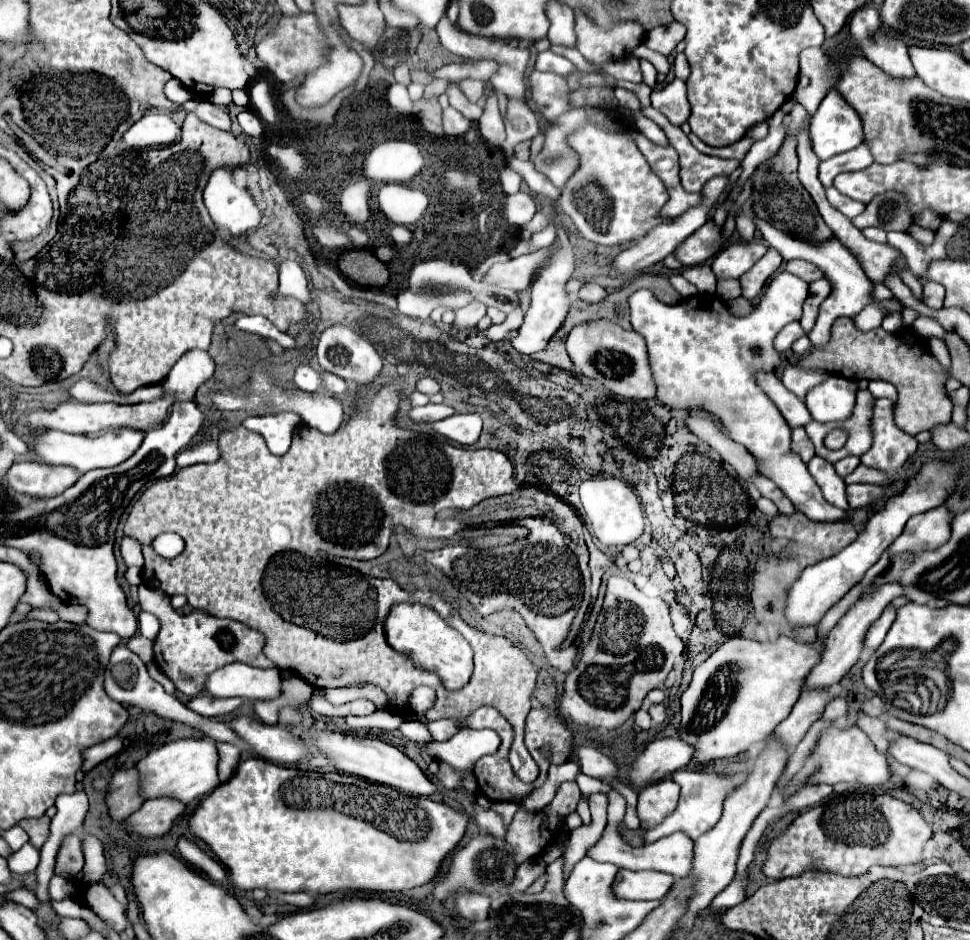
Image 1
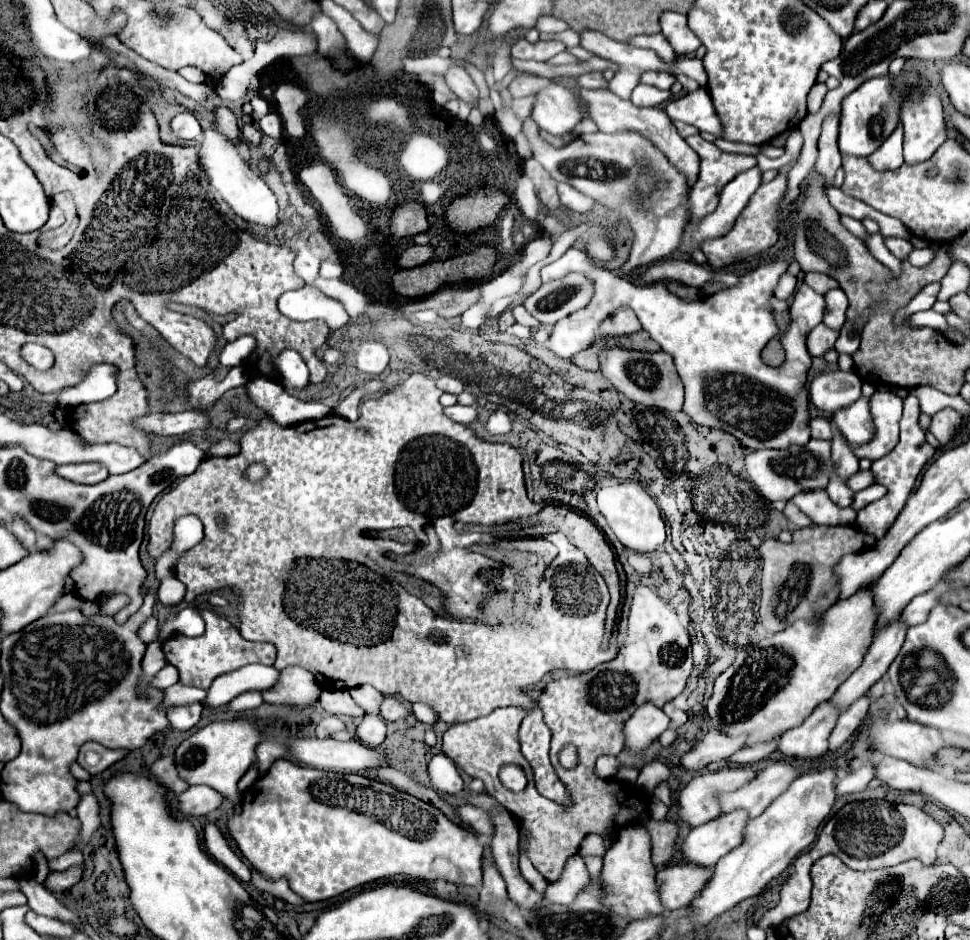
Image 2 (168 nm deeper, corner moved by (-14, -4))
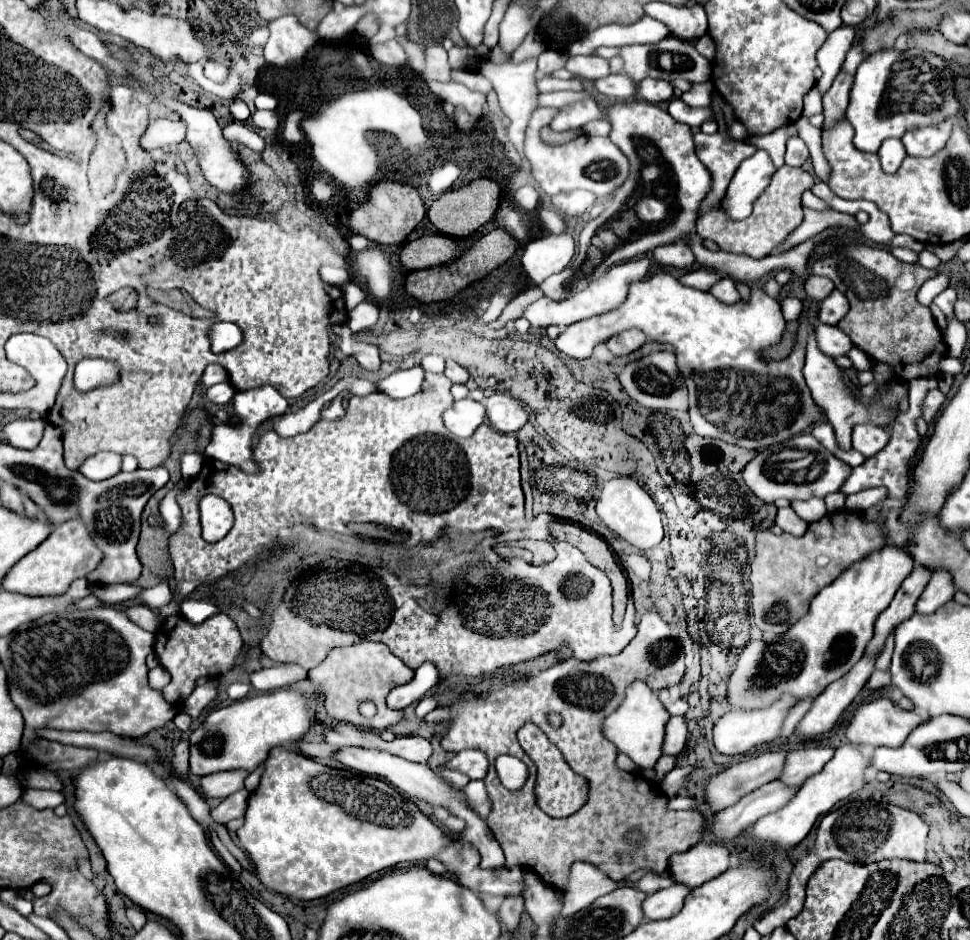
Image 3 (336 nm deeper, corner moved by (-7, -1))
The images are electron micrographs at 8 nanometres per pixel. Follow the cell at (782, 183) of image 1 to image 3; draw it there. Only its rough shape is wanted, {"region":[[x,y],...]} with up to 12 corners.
{"region":[[851,243],[811,263],[847,295],[837,327],[901,381],[939,375],[917,291],[939,271]]}

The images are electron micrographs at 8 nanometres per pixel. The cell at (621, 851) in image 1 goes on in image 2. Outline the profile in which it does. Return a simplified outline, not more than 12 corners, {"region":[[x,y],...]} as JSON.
{"region":[[746,812],[692,828],[682,862],[714,868],[742,844]]}

